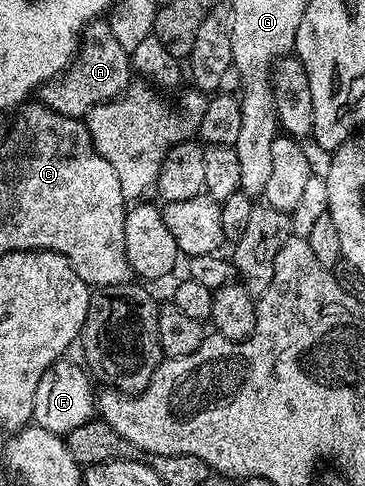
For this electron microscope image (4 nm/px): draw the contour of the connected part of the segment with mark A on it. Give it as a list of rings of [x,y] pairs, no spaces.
[[[105,20],[91,21],[81,38],[80,48],[70,66],[60,79],[41,86],[41,104],[65,117],[85,118],[98,105],[122,96],[132,84],[131,54],[120,47],[116,36]]]

